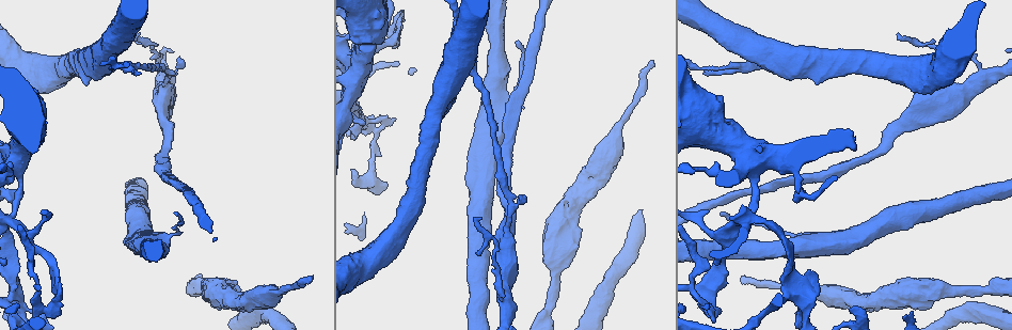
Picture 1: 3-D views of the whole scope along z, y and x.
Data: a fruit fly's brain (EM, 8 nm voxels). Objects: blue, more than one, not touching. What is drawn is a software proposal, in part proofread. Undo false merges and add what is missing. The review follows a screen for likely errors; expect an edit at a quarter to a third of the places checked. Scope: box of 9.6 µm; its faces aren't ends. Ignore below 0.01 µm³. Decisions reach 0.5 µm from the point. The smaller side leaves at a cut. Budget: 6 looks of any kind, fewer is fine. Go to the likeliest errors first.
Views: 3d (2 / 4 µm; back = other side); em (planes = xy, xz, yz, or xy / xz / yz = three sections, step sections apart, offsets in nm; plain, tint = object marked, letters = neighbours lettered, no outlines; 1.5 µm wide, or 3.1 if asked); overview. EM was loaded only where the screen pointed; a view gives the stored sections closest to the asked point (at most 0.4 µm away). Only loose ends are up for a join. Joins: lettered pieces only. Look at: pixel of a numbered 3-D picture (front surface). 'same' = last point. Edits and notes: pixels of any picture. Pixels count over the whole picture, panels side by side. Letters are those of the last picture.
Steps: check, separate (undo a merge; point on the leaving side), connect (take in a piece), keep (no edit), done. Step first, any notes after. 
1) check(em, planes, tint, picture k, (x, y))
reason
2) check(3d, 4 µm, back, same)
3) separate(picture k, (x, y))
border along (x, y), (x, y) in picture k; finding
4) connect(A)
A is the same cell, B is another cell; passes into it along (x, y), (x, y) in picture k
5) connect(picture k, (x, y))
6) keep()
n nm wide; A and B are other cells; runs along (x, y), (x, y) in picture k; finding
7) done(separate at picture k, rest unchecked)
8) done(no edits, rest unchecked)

check(3d, 4 µm, picture 1, (312, 276))
end of a long branch

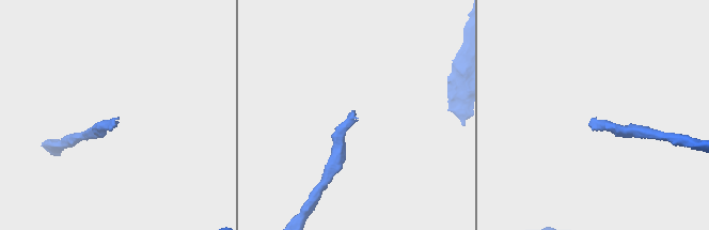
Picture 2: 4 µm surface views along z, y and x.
check(em, xy, step 4, tint, picture 2, (119, 117))

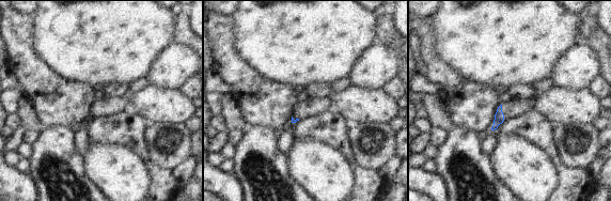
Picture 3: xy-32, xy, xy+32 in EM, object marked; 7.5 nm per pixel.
check(em, planes, letters, same)
cut it another way

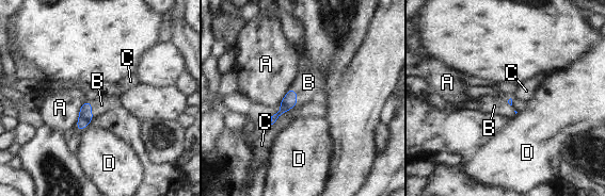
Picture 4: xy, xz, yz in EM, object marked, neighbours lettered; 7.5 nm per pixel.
connect(B)
B is the same cell, A, C and D are other cells; it goes on there

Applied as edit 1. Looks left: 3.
check(overview)
see it whole again

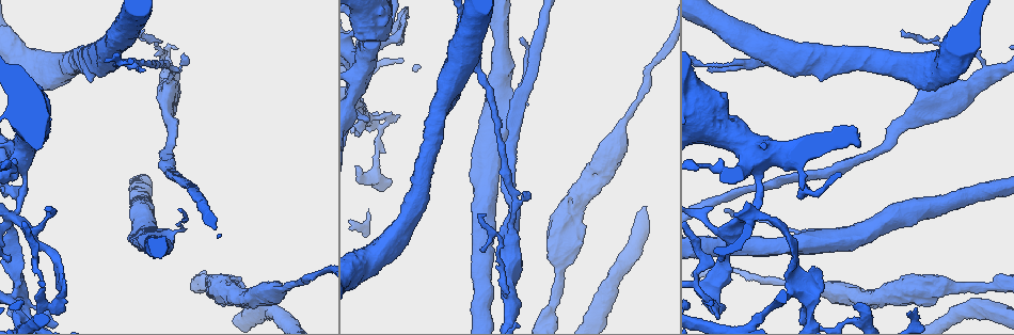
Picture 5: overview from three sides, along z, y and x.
check(em, planes, letters, picture 5, (723, 233))
a fork

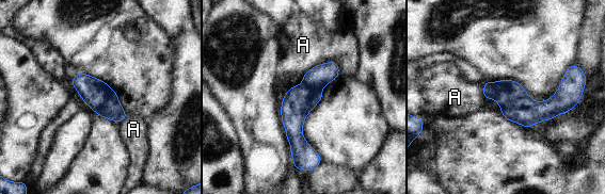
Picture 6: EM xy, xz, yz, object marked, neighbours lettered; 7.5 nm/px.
separate(picture 6, (299, 100))
A is another cell; border along (303, 82), (321, 89) in picture 6; a second neuron is stuck on

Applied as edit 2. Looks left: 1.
check(em, planes, letters, picture 5, (713, 166))
sudden change in width

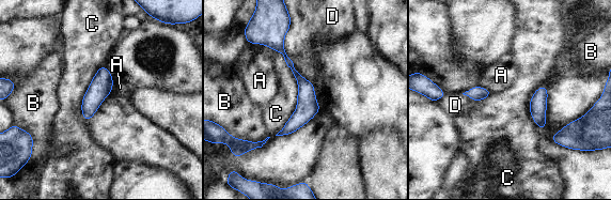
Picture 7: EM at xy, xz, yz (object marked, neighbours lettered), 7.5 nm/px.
keep()
A, B, C and D are other cells; runs along (272, 43), (304, 87), (286, 132) in picture 7; continuous, no second neuron

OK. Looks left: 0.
done(connect at picture 4, separate at picture 6, rest unchecked)

